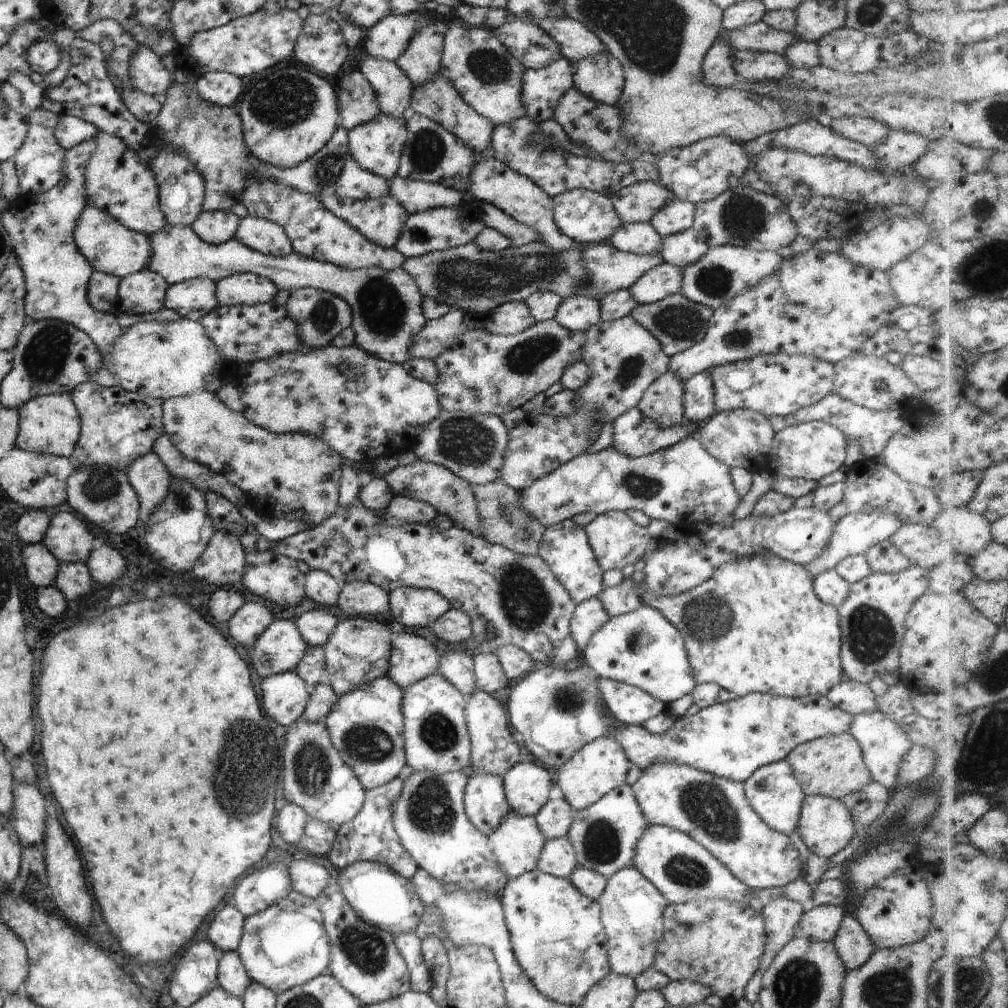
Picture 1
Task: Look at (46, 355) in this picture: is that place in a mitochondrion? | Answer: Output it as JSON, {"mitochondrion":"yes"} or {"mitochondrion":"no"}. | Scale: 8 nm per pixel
{"mitochondrion":"yes"}

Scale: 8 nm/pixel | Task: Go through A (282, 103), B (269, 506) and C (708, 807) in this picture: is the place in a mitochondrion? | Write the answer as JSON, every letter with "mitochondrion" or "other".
{"A":"mitochondrion","B":"mitochondrion","C":"mitochondrion"}

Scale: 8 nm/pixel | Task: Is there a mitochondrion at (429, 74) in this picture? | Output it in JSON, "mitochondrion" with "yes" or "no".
{"mitochondrion":"no"}

